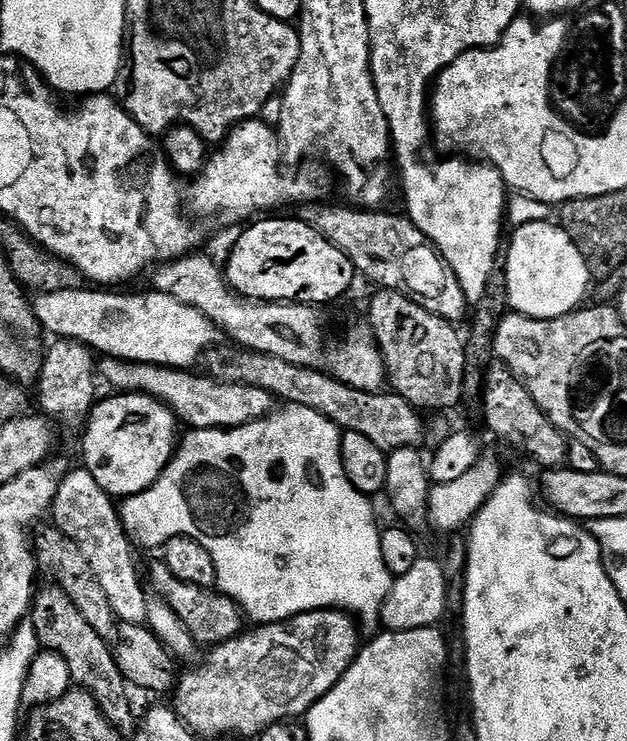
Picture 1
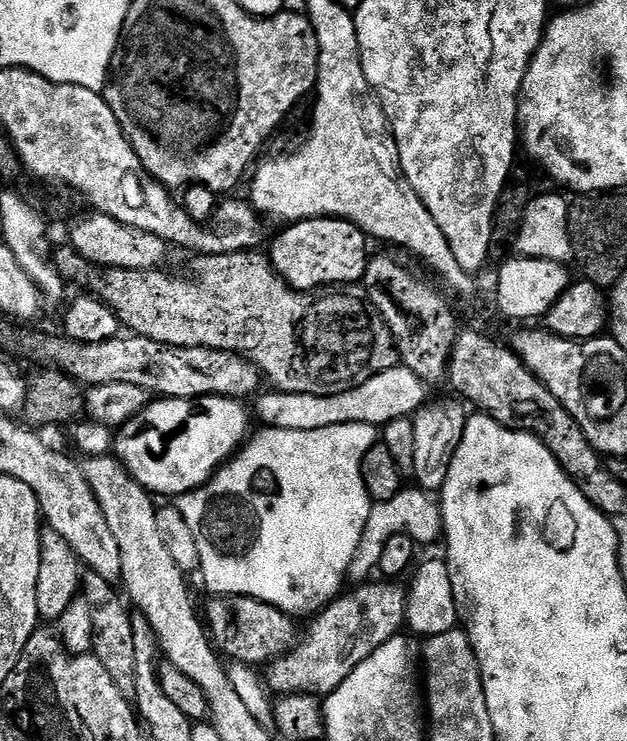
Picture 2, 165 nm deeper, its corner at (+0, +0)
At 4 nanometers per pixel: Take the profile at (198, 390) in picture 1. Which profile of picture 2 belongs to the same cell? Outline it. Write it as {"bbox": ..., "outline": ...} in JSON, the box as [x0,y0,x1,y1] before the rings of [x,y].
{"bbox":[254,366,430,430],"outline":[[[403,366],[382,370],[382,374],[374,374],[370,382],[362,382],[362,386],[354,386],[354,390],[346,390],[342,394],[319,396],[275,390],[266,392],[255,397],[254,416],[261,420],[259,423],[263,427],[278,430],[322,430],[322,426],[342,426],[350,422],[383,426],[403,416],[411,417],[424,407],[430,396],[429,385]]]}

